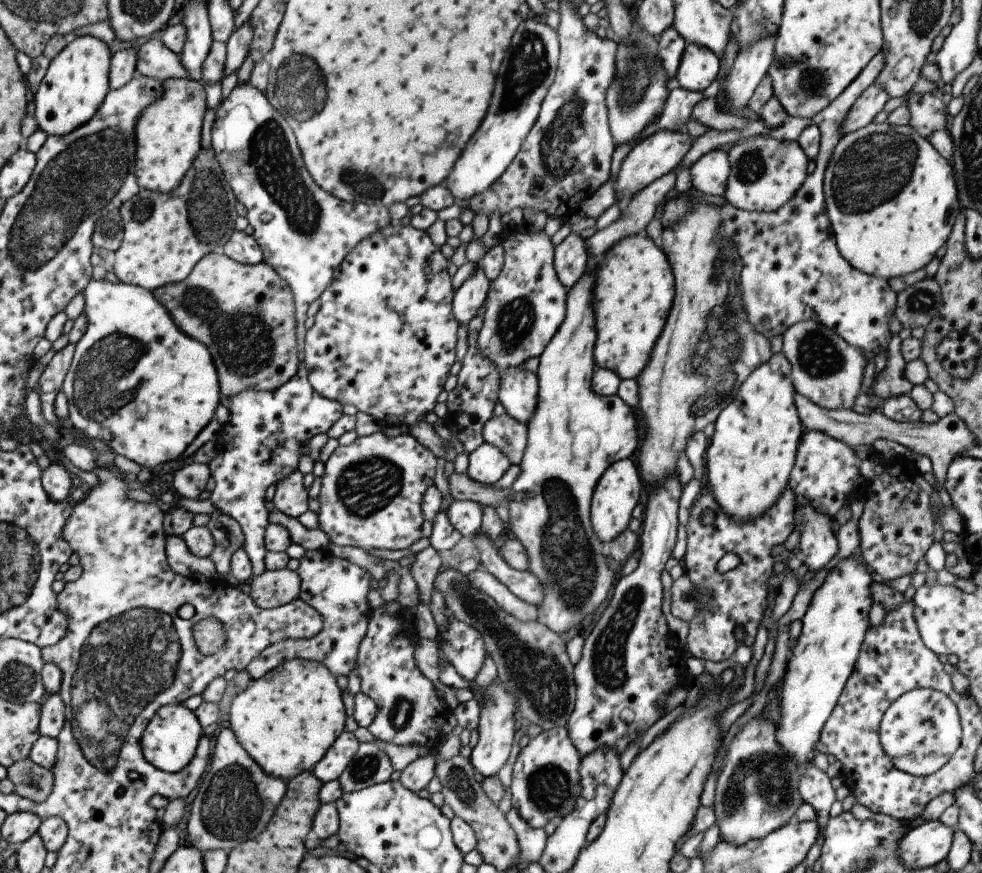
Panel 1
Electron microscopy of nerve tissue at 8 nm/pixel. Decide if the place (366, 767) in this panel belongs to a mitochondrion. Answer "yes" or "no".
yes

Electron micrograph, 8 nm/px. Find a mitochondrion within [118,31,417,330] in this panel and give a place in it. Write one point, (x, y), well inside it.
(269, 155)

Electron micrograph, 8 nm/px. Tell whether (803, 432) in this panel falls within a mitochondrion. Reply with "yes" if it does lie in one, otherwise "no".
no

